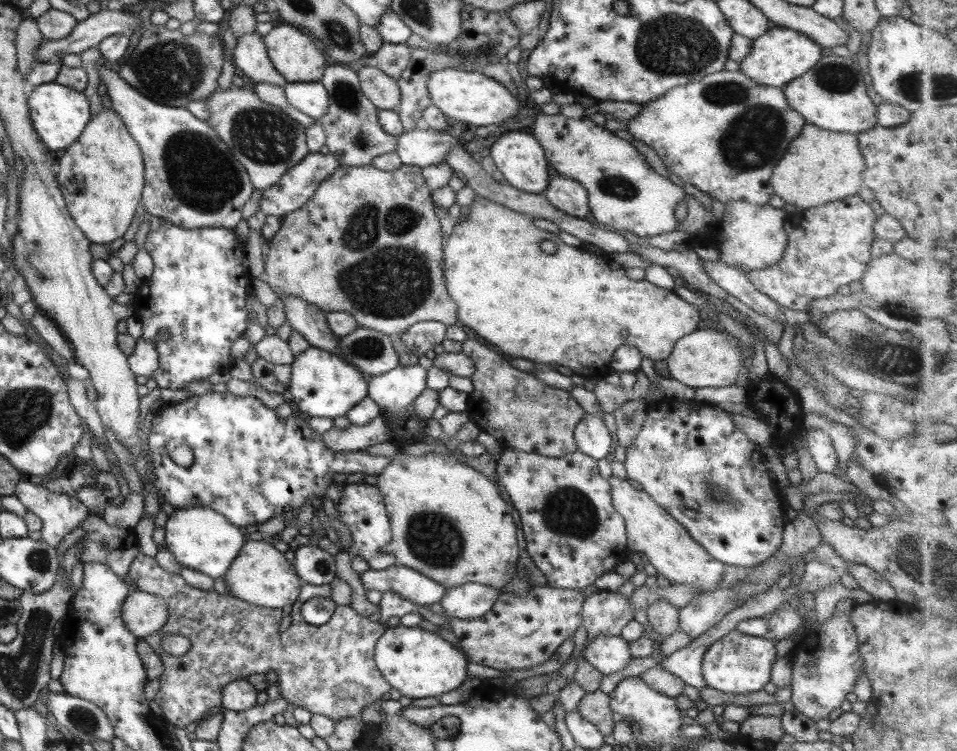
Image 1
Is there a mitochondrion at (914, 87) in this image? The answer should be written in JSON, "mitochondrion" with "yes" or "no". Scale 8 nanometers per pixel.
{"mitochondrion":"yes"}

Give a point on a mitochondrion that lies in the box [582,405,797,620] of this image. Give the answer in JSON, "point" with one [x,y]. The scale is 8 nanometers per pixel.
{"point":[714,491]}

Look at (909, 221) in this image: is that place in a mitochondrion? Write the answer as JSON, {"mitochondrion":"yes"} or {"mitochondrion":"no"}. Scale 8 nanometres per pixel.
{"mitochondrion":"no"}

